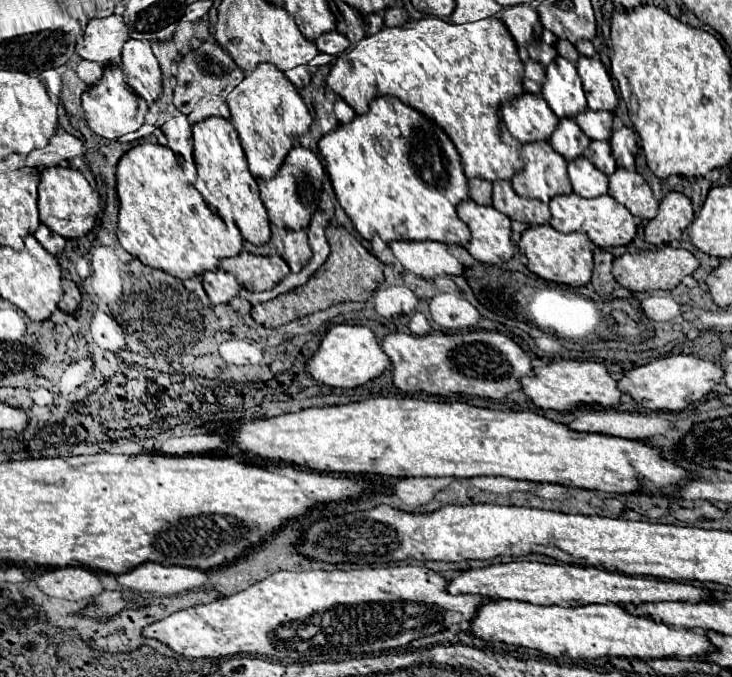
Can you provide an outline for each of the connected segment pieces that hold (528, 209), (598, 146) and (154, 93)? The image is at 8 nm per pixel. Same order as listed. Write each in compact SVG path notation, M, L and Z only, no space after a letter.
M509 181L493 183L493 207L505 213L509 219L527 223L527 225L545 225L551 221L549 205L539 199L519 197Z
M591 141L587 151L585 151L585 157L599 169L603 171L605 175L611 175L617 165L615 165L615 159L611 155L611 145L609 141Z
M129 39L123 45L123 69L129 77L133 91L147 103L153 103L161 95L161 69L147 41Z

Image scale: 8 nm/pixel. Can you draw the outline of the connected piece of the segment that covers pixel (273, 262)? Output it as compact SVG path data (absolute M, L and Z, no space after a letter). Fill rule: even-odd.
M241 251L231 259L221 259L219 267L235 275L239 285L249 291L269 291L289 273L287 263L279 255L257 257L247 251Z

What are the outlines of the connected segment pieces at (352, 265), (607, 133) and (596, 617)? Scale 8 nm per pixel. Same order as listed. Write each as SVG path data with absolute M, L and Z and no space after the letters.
M329 225L327 227L327 241L331 245L329 259L315 271L315 275L301 287L283 293L267 303L259 303L251 309L251 317L255 323L263 327L281 327L293 319L323 311L331 305L343 303L343 301L367 301L383 283L383 263L373 257L347 229Z
M583 111L575 117L577 125L589 139L609 139L613 133L613 113L609 111Z
M493 601L481 605L477 617L471 621L469 633L487 641L503 641L543 651L557 659L597 659L597 657L627 657L627 659L697 659L715 651L715 645L703 631L671 627L649 617L627 613L621 605L533 605L525 601Z

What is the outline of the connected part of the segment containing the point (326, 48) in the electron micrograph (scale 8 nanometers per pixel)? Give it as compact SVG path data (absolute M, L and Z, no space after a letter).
M329 31L327 35L321 35L317 41L315 41L317 49L321 53L329 53L329 55L339 55L343 53L347 47L349 47L349 41L345 35L337 33L337 31Z

